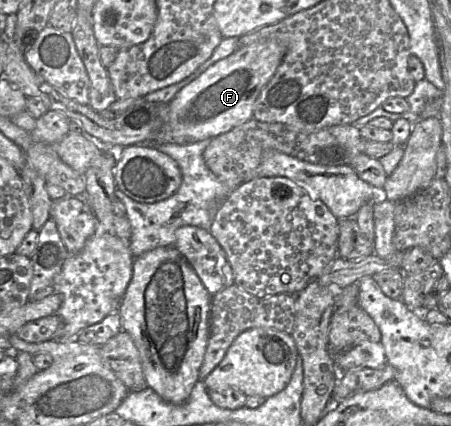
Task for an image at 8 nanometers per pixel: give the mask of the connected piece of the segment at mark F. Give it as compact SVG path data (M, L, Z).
M268 40L238 47L231 55L215 62L168 102L166 122L157 133L154 144L185 144L211 139L252 119L255 102L286 51L280 40Z

